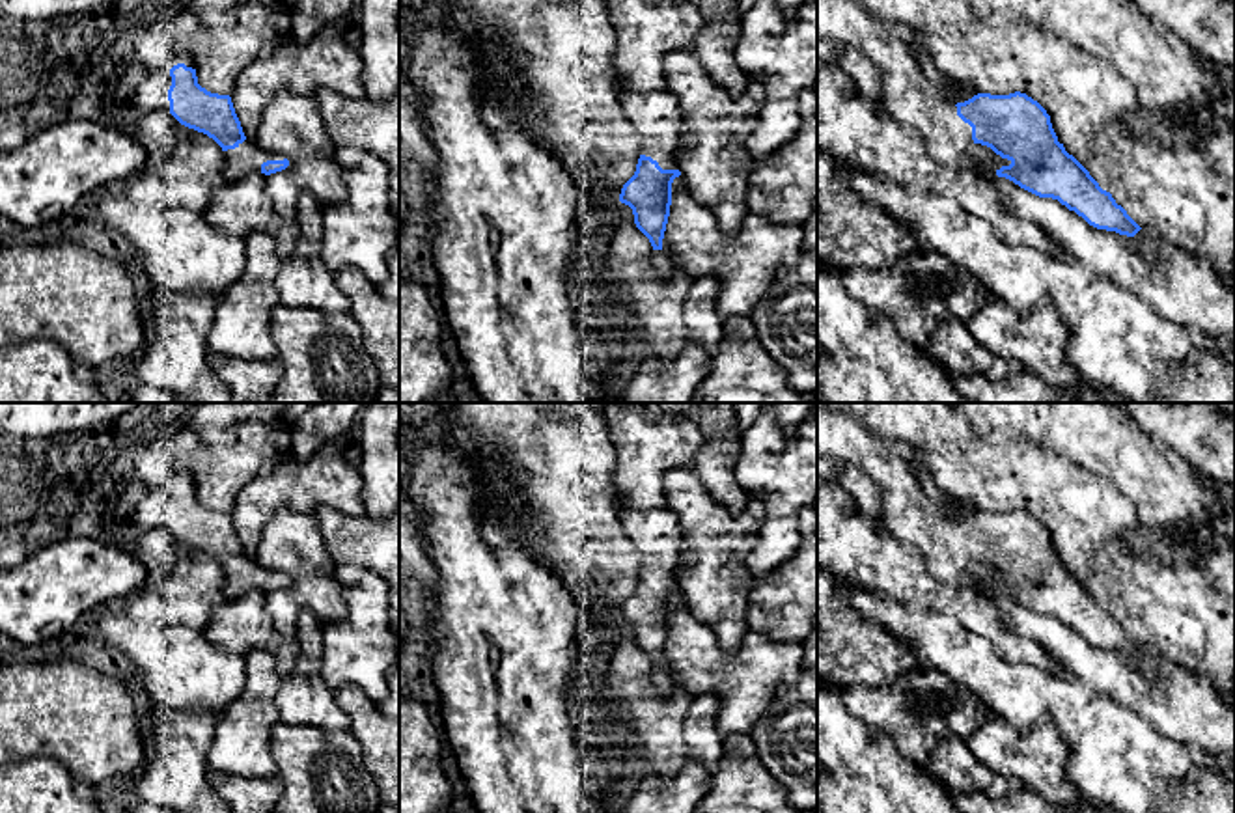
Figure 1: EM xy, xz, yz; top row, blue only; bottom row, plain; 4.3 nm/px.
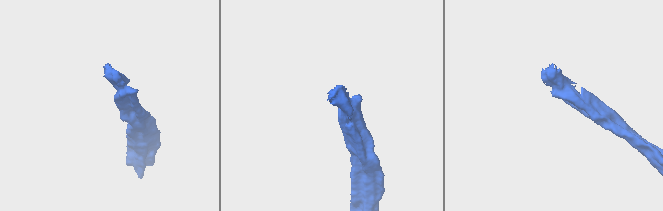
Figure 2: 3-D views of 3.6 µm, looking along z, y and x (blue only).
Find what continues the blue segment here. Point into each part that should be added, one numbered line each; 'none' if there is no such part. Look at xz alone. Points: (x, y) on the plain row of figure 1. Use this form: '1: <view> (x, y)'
1: xz (657, 536)

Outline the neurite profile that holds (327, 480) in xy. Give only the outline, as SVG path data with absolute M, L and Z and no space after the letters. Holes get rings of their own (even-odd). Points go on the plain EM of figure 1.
M325 444L323 448L317 448L312 459L298 461L291 455L267 475L250 481L239 492L229 515L244 554L256 558L261 533L280 509L315 515L321 507L332 507L351 517L362 517L366 515L366 505L360 498L360 489L362 475L358 468L343 459L338 444Z

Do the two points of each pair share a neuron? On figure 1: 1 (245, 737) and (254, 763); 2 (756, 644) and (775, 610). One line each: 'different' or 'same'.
1: same
2: different

